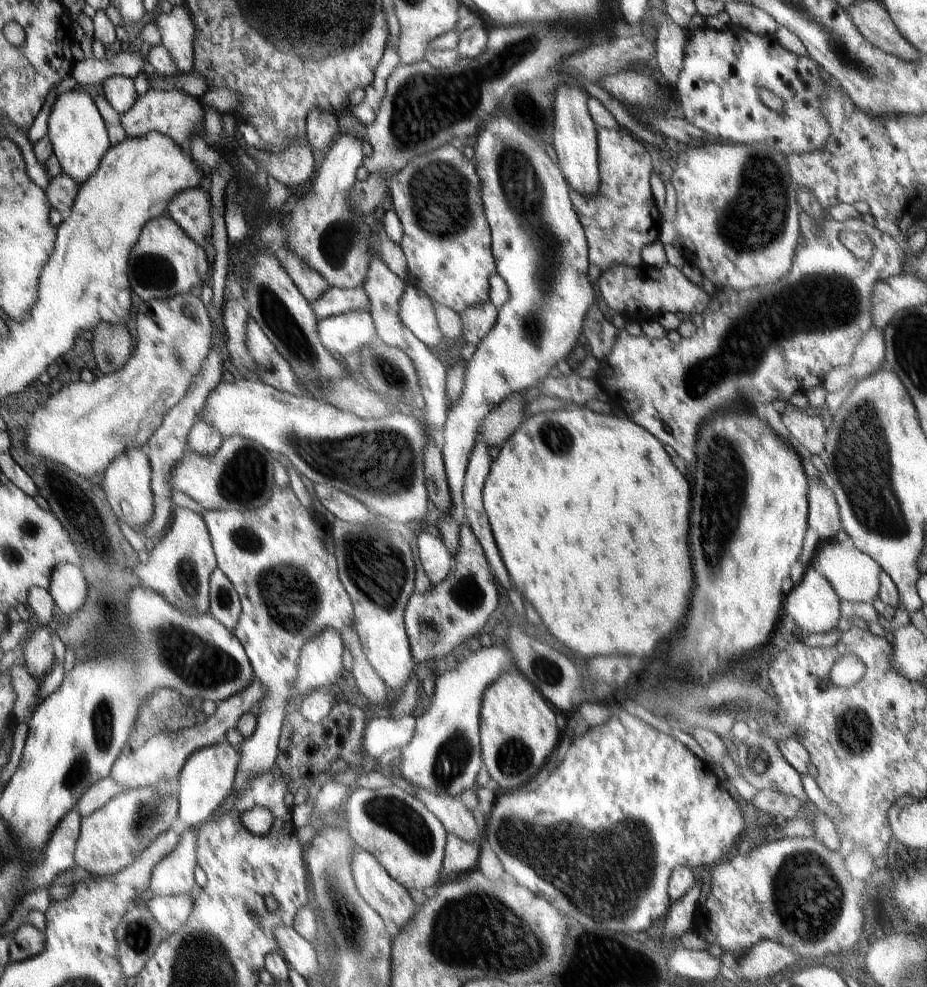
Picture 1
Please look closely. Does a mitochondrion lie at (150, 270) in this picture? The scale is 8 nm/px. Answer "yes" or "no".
yes

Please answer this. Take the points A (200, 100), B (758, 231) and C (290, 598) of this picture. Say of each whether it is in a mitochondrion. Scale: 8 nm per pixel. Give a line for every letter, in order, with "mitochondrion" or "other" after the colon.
A: other
B: mitochondrion
C: mitochondrion

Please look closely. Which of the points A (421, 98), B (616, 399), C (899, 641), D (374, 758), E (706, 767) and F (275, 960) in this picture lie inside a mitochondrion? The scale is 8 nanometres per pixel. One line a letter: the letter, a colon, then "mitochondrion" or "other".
A: mitochondrion
B: other
C: other
D: other
E: other
F: other

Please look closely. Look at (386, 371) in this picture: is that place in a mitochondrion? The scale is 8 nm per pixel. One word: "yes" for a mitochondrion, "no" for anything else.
yes

